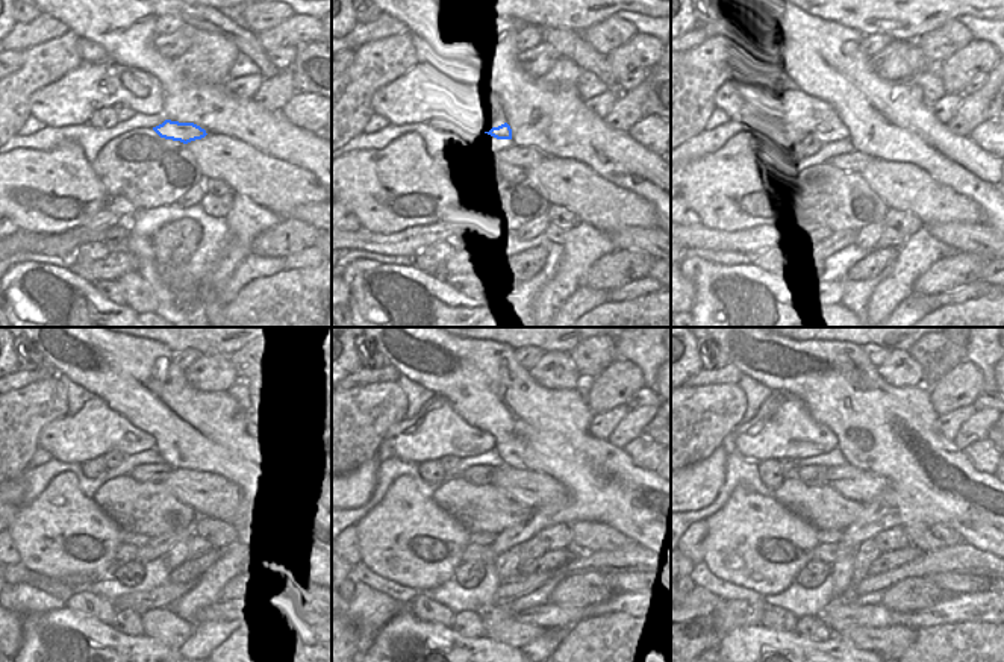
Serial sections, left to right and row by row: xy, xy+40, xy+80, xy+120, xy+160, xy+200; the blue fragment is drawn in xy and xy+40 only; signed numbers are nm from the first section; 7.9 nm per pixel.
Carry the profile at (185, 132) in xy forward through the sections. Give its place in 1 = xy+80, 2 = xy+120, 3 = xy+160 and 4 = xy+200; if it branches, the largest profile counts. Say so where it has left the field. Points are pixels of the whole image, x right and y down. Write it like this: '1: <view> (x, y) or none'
1: xy+80 (842, 132)
2: xy+120 (143, 473)
3: xy+160 (482, 474)
4: xy+200 (812, 476)

